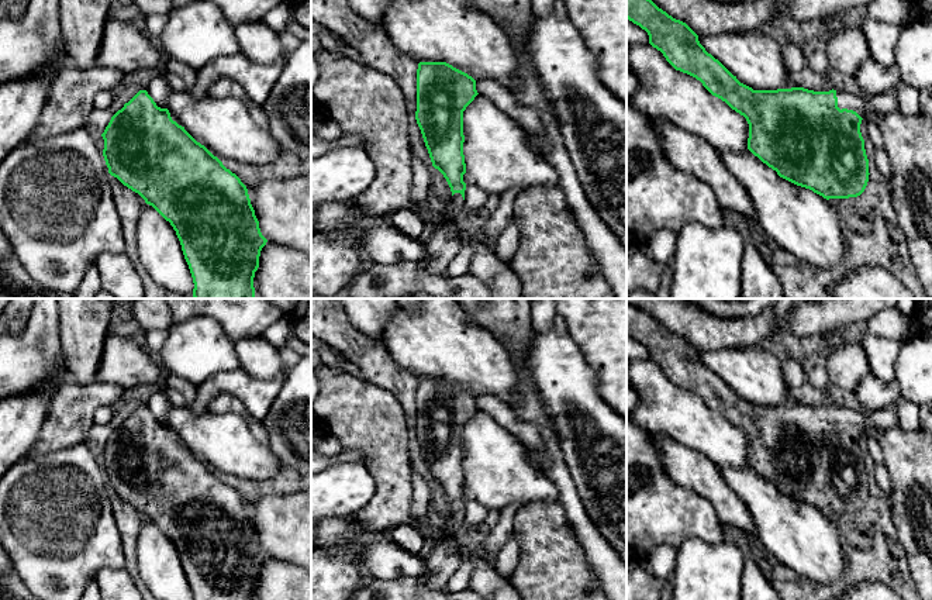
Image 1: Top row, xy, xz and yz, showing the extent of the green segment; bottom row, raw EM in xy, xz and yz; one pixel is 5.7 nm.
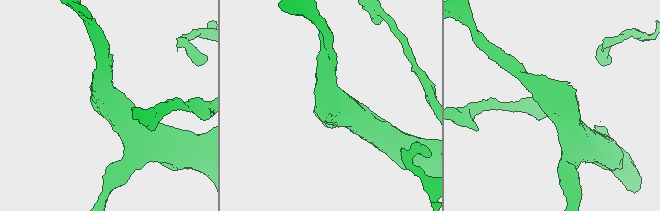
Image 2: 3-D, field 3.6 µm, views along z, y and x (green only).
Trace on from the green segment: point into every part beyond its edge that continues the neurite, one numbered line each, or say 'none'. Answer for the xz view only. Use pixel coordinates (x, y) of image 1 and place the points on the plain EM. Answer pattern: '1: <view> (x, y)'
1: xz (441, 564)

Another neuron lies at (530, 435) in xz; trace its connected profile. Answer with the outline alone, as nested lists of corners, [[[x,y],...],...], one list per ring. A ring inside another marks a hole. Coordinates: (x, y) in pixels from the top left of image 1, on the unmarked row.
[[[493,394],[477,396],[476,406],[479,410],[490,414],[503,428],[515,435],[527,449],[542,449],[543,438],[541,431],[535,425],[518,418],[511,406],[498,397]]]

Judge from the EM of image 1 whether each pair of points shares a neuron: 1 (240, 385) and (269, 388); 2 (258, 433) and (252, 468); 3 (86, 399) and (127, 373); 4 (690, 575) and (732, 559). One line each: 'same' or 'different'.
1: same
2: different
3: different
4: same

